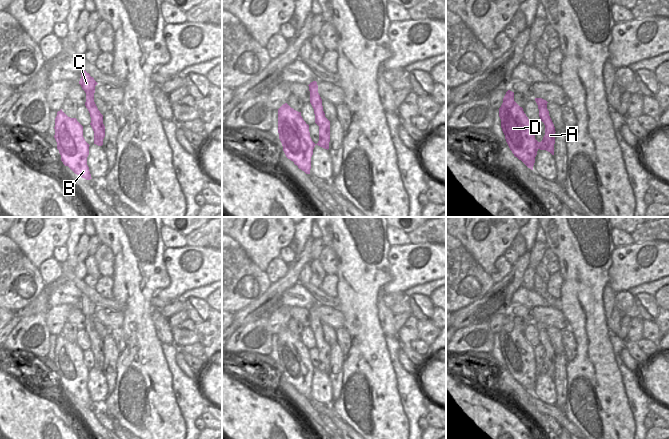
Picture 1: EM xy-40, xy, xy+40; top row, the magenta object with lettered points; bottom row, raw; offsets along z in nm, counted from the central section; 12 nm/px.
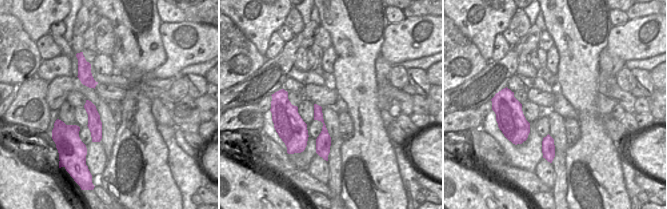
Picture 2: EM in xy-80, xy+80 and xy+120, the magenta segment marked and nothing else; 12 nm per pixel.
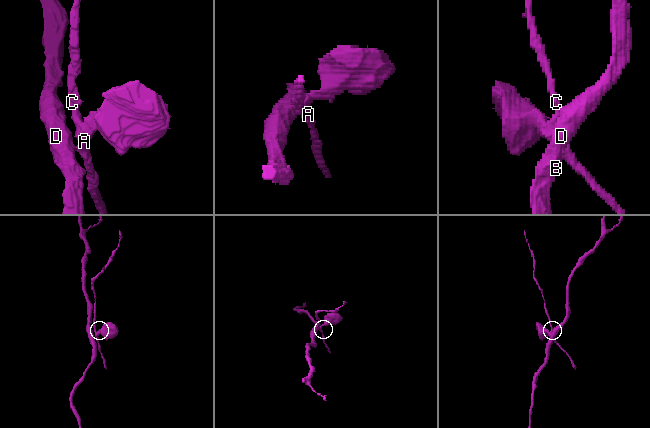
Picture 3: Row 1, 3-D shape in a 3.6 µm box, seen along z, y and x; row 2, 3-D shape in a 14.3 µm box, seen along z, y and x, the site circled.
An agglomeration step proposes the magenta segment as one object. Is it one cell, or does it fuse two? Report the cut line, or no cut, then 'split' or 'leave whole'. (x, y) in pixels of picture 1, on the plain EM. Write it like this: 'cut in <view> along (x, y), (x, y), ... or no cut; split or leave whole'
cut in xy+40 along (538, 366), (539, 372); split

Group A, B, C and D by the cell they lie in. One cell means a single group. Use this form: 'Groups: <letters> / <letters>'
Groups: A C / B D.

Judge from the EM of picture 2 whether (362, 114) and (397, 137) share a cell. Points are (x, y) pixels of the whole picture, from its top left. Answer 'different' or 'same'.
different

